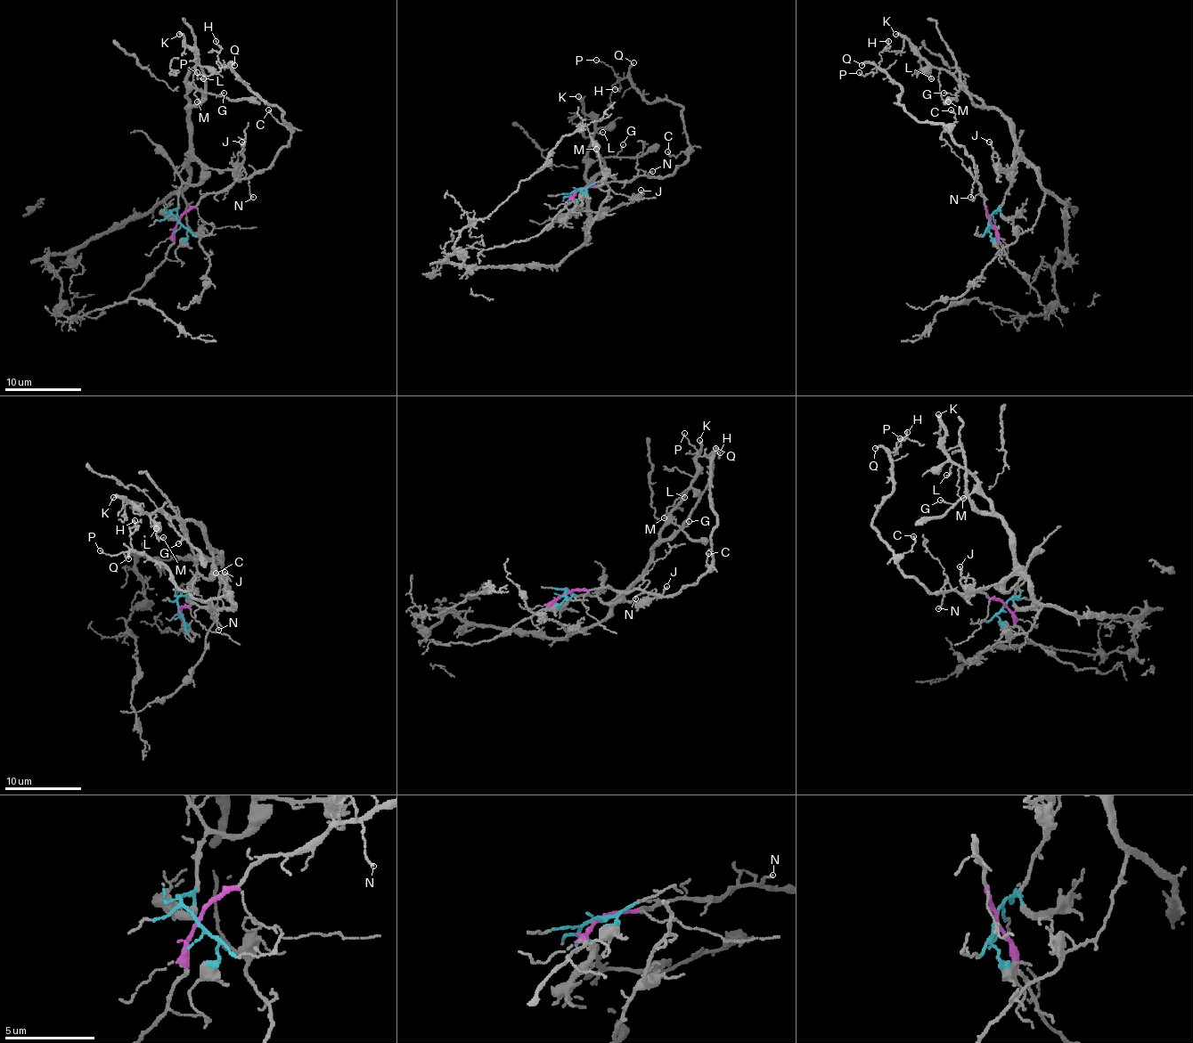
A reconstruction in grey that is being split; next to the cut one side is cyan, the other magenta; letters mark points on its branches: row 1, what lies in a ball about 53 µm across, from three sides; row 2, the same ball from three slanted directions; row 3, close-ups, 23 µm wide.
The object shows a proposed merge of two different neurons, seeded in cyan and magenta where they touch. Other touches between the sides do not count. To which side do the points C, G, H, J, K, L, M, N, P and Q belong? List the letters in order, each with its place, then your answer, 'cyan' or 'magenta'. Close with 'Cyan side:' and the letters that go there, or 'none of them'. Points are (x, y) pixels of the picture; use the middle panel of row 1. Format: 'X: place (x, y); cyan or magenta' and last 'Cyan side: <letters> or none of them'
C: place (667, 151); magenta
G: place (623, 144); cyan
H: place (615, 89); magenta
J: place (641, 190); cyan
K: place (578, 96); cyan
L: place (602, 132); cyan
M: place (596, 149); cyan
N: place (652, 171); magenta
P: place (596, 60); magenta
Q: place (633, 62); magenta
Cyan side: G, J, K, L, M

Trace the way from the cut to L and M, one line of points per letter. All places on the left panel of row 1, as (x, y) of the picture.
L: (179, 221), (171, 211), (179, 190), (200, 181), (202, 161), (192, 148), (186, 77), (194, 67), (204, 78)
M: (179, 221), (171, 211), (179, 190), (200, 181), (202, 161), (192, 148), (186, 110), (192, 69), (196, 101)

